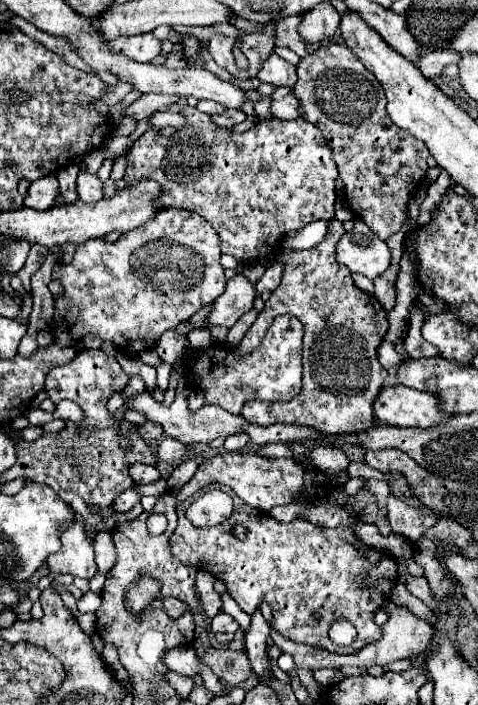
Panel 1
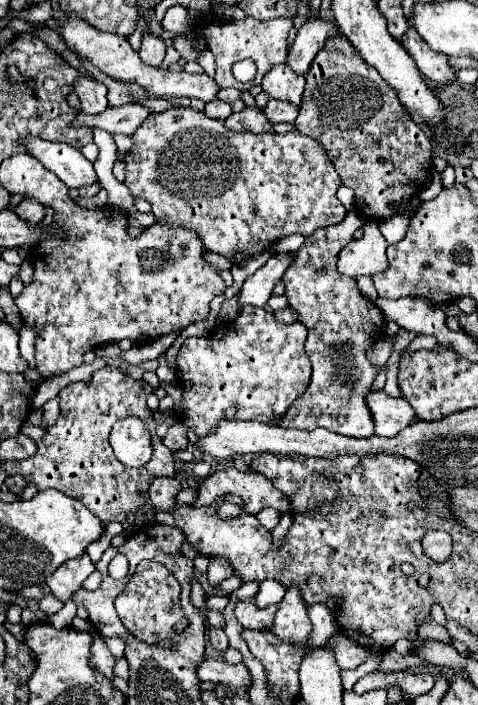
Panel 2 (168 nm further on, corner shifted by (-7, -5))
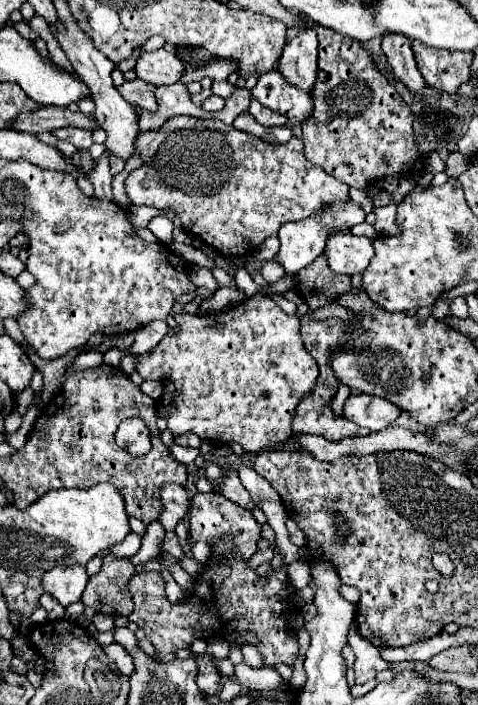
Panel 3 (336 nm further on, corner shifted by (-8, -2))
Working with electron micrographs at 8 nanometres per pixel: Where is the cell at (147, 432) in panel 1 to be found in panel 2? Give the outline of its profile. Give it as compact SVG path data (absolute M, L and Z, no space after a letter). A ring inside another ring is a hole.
M176 422L174 426L168 428L168 436L162 440L164 446L168 446L170 450L180 450L180 448L188 448L188 438L186 438L186 428L184 424Z

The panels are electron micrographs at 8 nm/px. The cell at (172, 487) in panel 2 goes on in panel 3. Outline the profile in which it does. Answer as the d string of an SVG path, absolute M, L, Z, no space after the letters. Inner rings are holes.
M165 483L161 487L161 513L159 523L165 527L165 531L175 531L175 525L179 519L185 517L189 509L189 495L185 495L185 487L177 483Z

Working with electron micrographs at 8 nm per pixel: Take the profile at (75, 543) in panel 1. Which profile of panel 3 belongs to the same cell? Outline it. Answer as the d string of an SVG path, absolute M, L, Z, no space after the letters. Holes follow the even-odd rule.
M71 565L71 567L55 567L43 575L43 589L45 593L53 595L63 607L77 603L81 593L85 591L89 581L85 565Z

